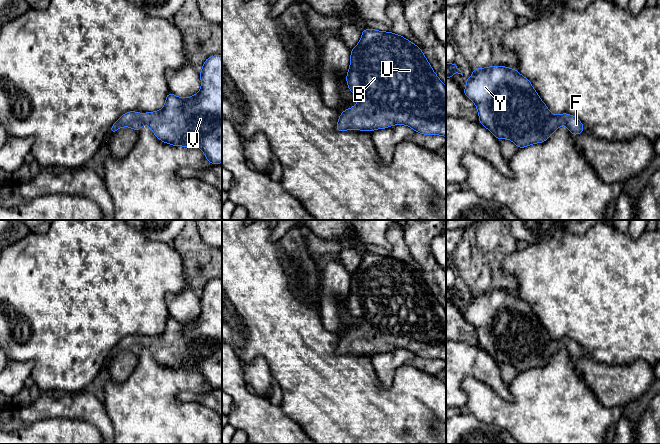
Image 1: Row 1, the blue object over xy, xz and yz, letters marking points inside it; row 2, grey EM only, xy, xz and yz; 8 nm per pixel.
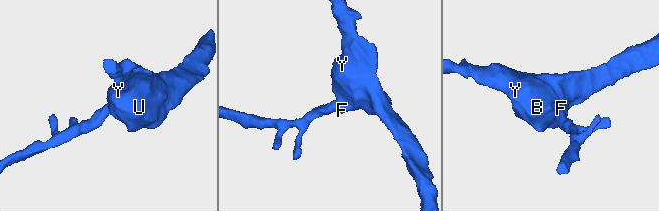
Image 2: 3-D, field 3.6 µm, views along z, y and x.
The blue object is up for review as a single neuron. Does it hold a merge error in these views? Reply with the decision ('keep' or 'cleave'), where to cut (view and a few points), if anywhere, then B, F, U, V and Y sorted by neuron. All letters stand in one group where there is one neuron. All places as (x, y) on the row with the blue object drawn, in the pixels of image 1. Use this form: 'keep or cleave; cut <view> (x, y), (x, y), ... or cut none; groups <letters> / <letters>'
keep; cut none; groups B F U V Y

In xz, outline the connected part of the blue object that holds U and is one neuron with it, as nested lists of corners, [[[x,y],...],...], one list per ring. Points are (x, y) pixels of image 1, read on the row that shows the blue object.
[[[370,28],[362,30],[359,43],[351,50],[346,81],[349,90],[357,96],[357,105],[340,114],[336,131],[373,132],[393,125],[407,125],[417,133],[446,137],[446,86],[433,71],[421,48],[403,36]]]

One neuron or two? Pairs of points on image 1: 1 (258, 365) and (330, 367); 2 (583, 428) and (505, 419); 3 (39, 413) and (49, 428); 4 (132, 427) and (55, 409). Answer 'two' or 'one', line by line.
1: two
2: one
3: two
4: two

